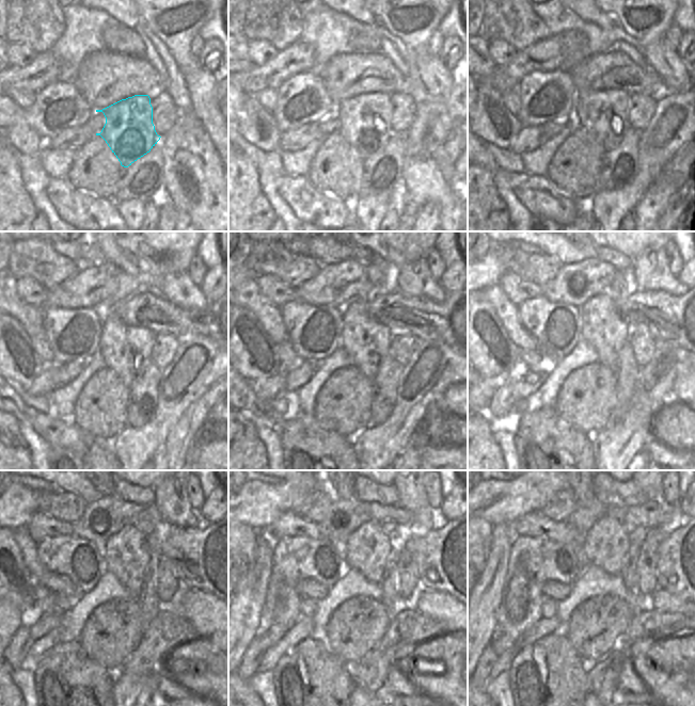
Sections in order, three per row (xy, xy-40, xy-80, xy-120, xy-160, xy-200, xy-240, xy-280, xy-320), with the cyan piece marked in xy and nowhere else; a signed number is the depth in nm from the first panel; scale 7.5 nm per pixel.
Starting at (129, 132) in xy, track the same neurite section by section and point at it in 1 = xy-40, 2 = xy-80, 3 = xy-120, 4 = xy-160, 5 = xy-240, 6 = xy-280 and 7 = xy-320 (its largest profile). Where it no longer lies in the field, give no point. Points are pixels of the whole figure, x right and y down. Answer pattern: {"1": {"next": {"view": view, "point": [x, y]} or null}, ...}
{"1": {"next": {"view": "xy-40", "point": [364, 122]}}, "2": {"next": {"view": "xy-80", "point": [604, 114]}}, "3": {"next": {"view": "xy-120", "point": [126, 350]}}, "4": {"next": {"view": "xy-160", "point": [367, 342]}}, "5": {"next": {"view": "xy-240", "point": [126, 554]}}, "6": {"next": {"view": "xy-280", "point": [366, 549]}}, "7": {"next": {"view": "xy-320", "point": [605, 544]}}}

